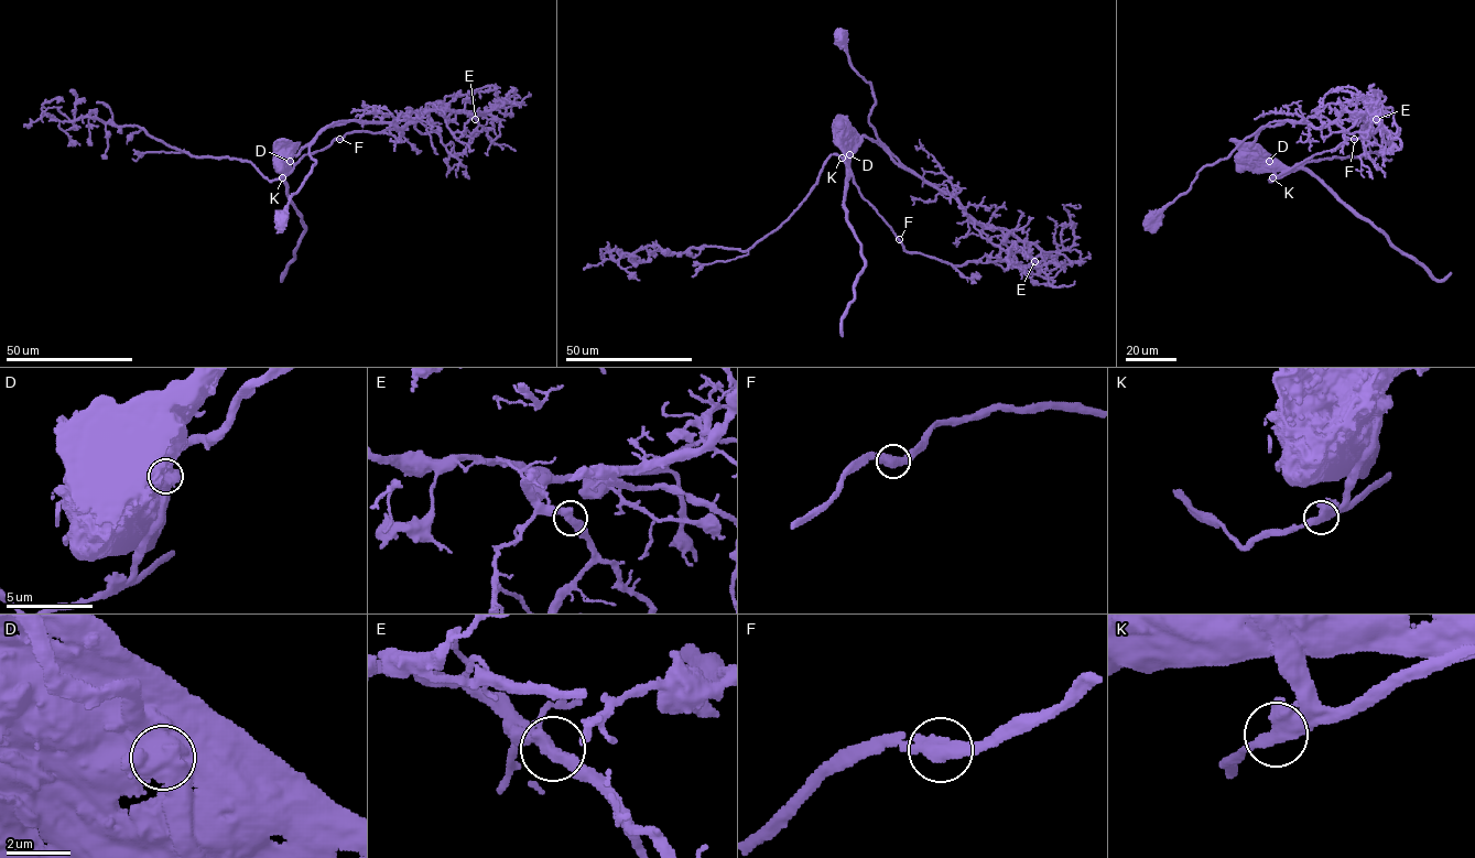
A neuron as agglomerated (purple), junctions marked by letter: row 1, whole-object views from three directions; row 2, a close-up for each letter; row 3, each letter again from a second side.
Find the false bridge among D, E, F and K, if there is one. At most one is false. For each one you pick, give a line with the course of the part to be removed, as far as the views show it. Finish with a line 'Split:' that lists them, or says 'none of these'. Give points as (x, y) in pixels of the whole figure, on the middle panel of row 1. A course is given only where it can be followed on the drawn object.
D: (849, 154), (830, 155), (790, 217), (744, 251), (657, 246), (624, 254)
Split: D

